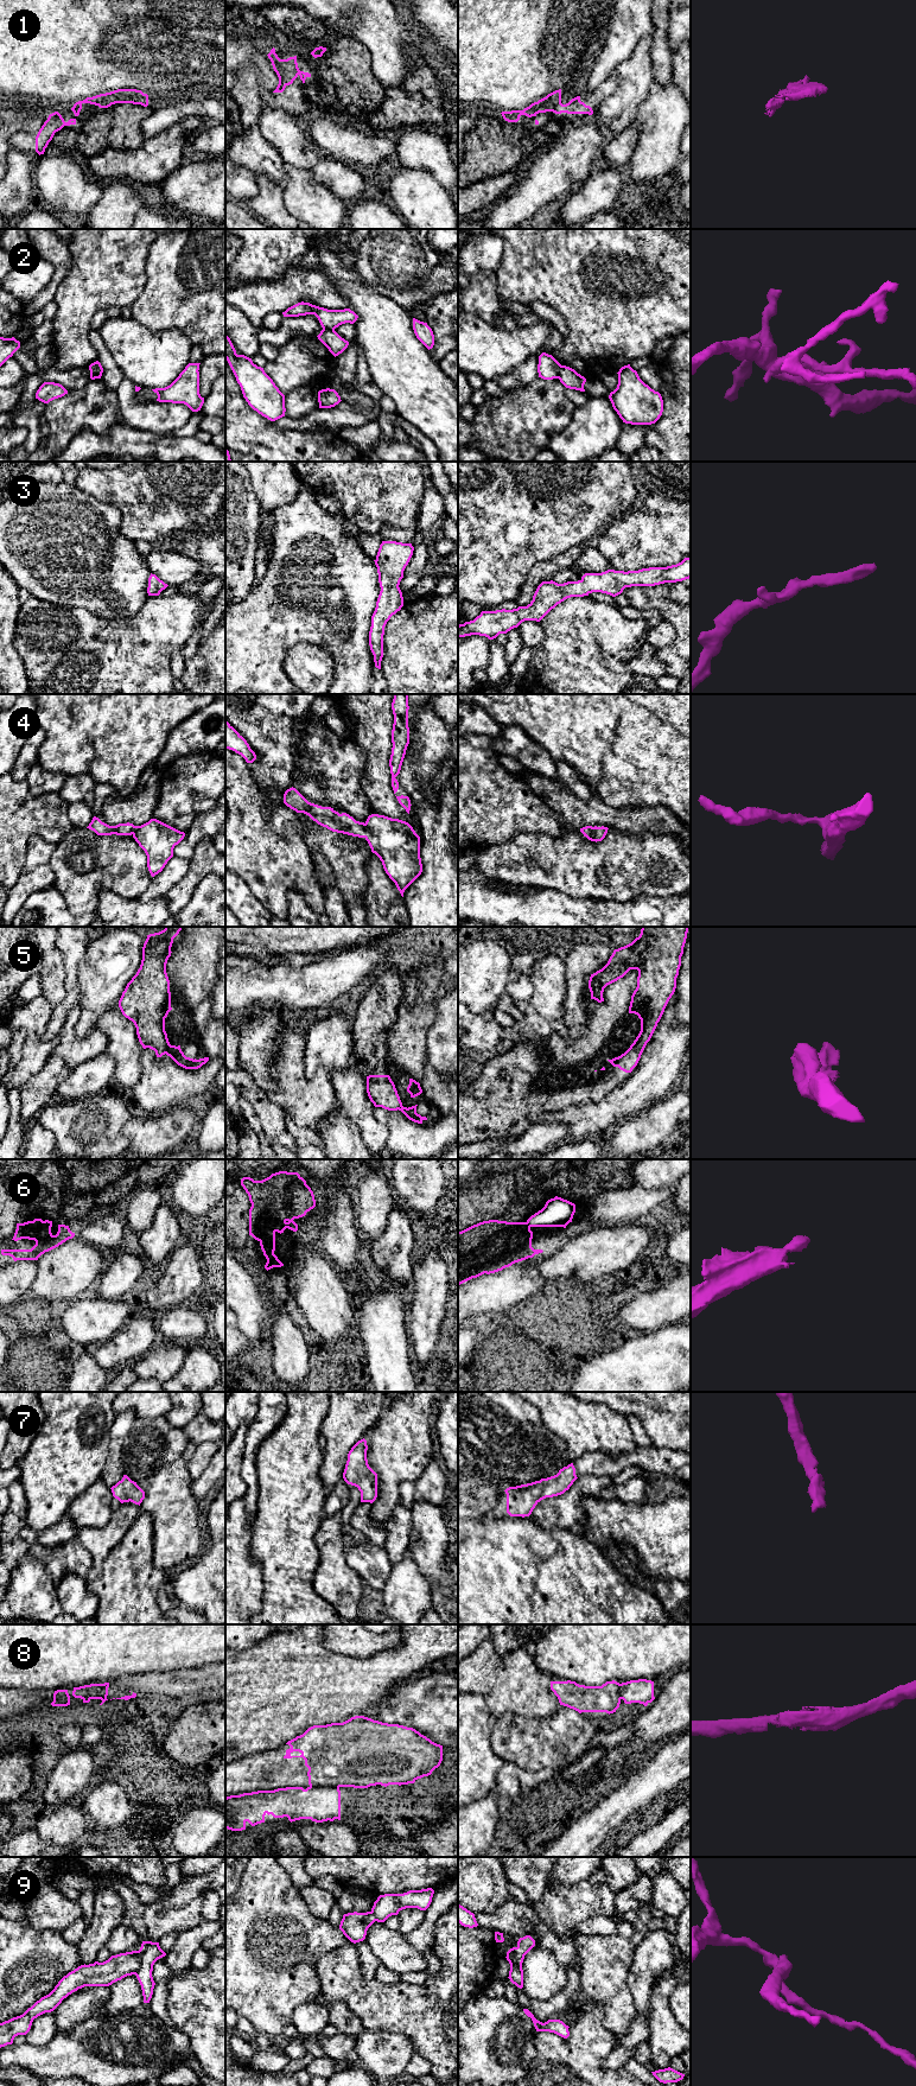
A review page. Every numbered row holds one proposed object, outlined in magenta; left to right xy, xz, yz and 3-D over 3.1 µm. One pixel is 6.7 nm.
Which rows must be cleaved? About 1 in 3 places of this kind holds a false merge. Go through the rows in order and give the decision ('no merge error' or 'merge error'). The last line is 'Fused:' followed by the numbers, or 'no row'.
1: no merge error
2: merge error
3: no merge error
4: no merge error
5: merge error
6: no merge error
7: no merge error
8: merge error
9: merge error
Fused: 2, 5, 8, 9

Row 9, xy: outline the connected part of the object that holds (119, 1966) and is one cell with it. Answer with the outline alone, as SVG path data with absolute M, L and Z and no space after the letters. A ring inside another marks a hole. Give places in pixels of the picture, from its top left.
M132 1951L112 1955L103 1963L81 1965L64 1976L55 1989L37 2001L23 2015L0 2023L0 2048L12 2044L18 2035L26 2035L38 2016L53 2011L64 1998L84 1986L109 1986L140 1967L140 1952Z

